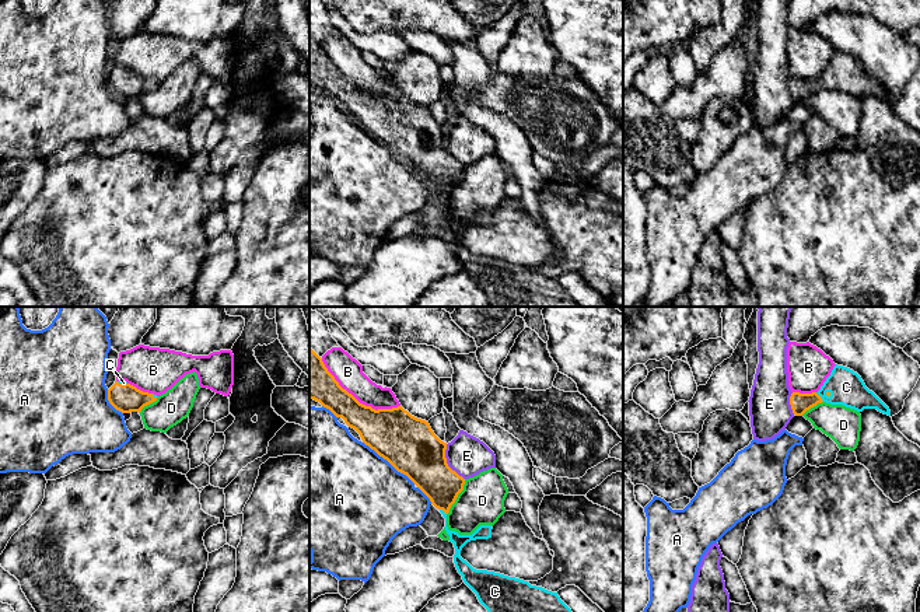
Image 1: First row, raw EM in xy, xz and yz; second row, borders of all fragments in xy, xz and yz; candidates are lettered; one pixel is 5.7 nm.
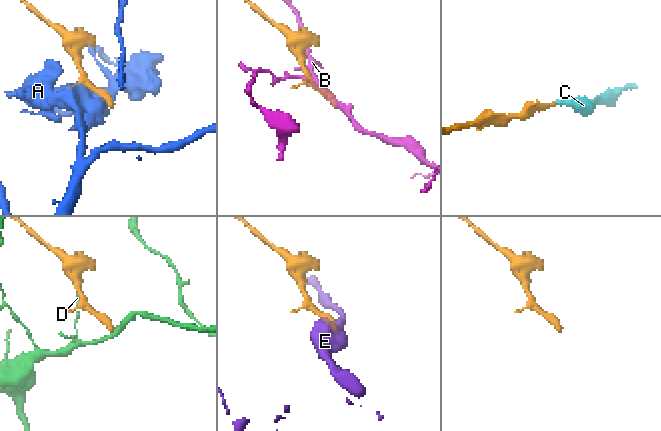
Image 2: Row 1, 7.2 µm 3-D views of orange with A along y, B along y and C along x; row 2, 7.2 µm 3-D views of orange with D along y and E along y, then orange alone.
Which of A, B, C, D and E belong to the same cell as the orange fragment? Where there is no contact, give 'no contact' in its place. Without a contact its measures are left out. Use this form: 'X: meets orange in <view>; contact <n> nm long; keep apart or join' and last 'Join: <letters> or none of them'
A: meets orange in xz; contact 380 nm long; keep apart
B: meets orange in xz; contact 550 nm long; keep apart
C: meets orange in yz; contact 80 nm long; join
D: meets orange in xz; contact 240 nm long; keep apart
E: meets orange in xz; contact 240 nm long; keep apart
Join: C

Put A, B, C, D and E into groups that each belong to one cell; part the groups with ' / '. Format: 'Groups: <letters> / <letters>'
Groups: A D / B / C / E

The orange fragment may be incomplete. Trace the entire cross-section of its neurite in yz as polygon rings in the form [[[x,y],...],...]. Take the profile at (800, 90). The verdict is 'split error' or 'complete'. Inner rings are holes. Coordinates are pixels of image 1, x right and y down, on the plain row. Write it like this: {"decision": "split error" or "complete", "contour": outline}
{"decision": "split error", "contour": [[[837,50],[818,78],[793,78],[790,83],[790,91],[795,102],[802,102],[807,97],[822,88],[843,91],[857,98],[877,95],[878,98],[891,102],[889,94],[865,73],[857,59]]]}

